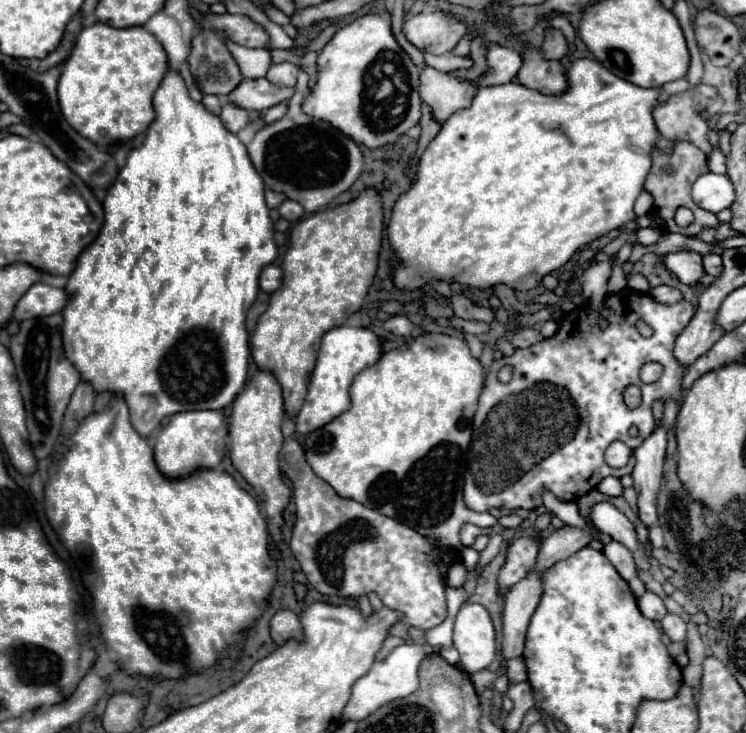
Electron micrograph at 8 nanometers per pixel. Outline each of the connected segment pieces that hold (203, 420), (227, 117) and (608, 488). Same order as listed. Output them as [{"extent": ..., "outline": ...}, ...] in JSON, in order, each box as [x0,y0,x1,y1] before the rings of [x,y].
[{"extent":[155,410,229,476],"outline":[[[191,410],[177,412],[167,426],[155,436],[155,462],[165,476],[189,476],[195,468],[215,468],[225,450],[225,436],[229,432],[223,410]]]},{"extent":[221,102,249,134],"outline":[[[225,102],[223,110],[221,110],[221,120],[227,130],[237,134],[241,128],[245,128],[249,124],[249,112],[245,108],[239,108],[237,104]]]},{"extent":[597,476,623,496],"outline":[[[613,476],[603,478],[603,480],[599,482],[597,490],[603,492],[603,494],[607,494],[607,496],[621,496],[621,494],[623,494],[623,486],[621,486],[619,478],[613,478]]]}]

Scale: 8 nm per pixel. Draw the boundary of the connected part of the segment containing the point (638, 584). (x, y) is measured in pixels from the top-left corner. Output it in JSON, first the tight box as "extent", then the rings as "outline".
{"extent":[603,540,647,598],"outline":[[[613,540],[613,542],[609,542],[609,544],[603,548],[603,554],[605,554],[607,560],[615,566],[615,570],[629,582],[629,586],[631,586],[635,598],[641,598],[647,588],[643,586],[643,582],[641,582],[641,580],[637,578],[637,574],[635,574],[635,560],[633,560],[631,550],[629,550],[625,544]]]}

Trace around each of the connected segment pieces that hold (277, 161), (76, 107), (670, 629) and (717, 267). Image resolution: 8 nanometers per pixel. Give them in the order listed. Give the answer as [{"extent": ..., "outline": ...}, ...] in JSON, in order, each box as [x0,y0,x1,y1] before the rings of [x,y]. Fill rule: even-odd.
[{"extent":[247,70,363,214],"outline":[[[301,70],[297,92],[289,100],[289,112],[281,120],[257,130],[253,142],[247,144],[247,150],[255,170],[269,188],[287,194],[289,200],[299,202],[309,214],[313,214],[323,210],[323,206],[327,206],[335,196],[351,188],[363,170],[363,152],[355,140],[343,136],[343,132],[331,128],[331,124],[315,120],[301,110],[307,80],[309,76]]]},{"extent":[59,24,167,146],"outline":[[[93,24],[79,32],[75,46],[69,54],[69,58],[63,64],[63,72],[59,78],[59,106],[65,116],[65,120],[75,128],[83,138],[95,142],[97,146],[121,146],[129,144],[145,130],[155,118],[153,112],[153,92],[161,84],[167,70],[167,54],[163,46],[157,42],[153,34],[149,34],[143,26],[133,28],[111,28],[107,24]]]},{"extent":[661,612,687,642],"outline":[[[667,612],[665,618],[661,620],[661,628],[663,632],[673,640],[673,642],[685,642],[687,640],[687,626],[681,620],[681,616]]]},{"extent":[703,254,721,276],"outline":[[[705,254],[703,256],[703,270],[709,276],[719,276],[721,274],[721,256],[719,254]]]}]

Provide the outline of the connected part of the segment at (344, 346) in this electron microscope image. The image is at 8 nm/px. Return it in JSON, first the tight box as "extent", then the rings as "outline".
{"extent":[295,326,383,434],"outline":[[[337,326],[337,328],[329,330],[327,334],[323,334],[317,364],[311,374],[307,398],[295,418],[295,426],[297,426],[299,434],[307,434],[307,432],[321,428],[323,424],[329,424],[335,416],[339,416],[341,412],[345,412],[351,406],[351,398],[349,398],[351,380],[361,370],[373,366],[381,358],[381,352],[383,352],[381,346],[383,346],[383,340],[369,328]]]}

